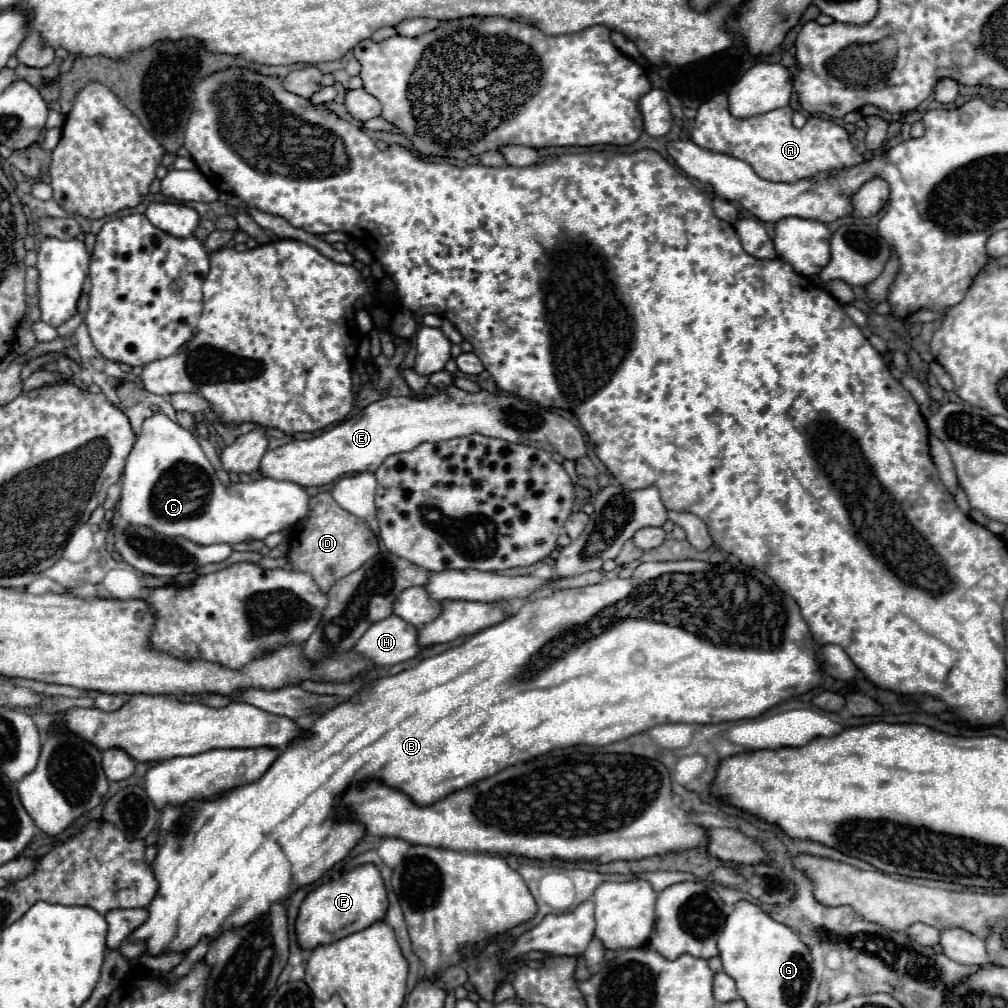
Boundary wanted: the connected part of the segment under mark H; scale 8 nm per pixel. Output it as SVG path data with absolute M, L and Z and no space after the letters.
M389 616L383 622L371 624L371 628L355 644L355 652L361 658L367 658L373 666L393 666L411 660L421 652L415 640L415 626L403 622L399 616Z

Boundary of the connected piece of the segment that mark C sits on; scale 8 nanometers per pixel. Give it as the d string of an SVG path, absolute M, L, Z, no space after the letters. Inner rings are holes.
M157 412L143 422L143 430L137 436L131 454L127 456L119 514L129 524L149 526L151 530L165 536L183 536L195 544L237 544L249 538L265 540L273 532L281 532L283 528L295 526L299 520L305 520L309 500L311 496L303 486L293 482L277 482L271 478L259 478L247 484L229 484L229 488L225 488L219 482L209 458L201 450L197 438L163 412Z

